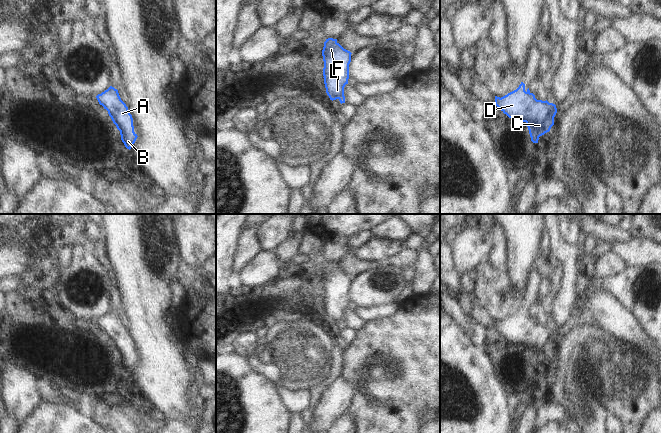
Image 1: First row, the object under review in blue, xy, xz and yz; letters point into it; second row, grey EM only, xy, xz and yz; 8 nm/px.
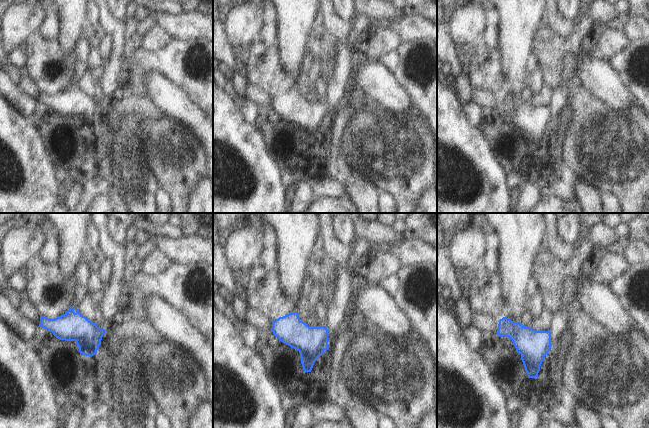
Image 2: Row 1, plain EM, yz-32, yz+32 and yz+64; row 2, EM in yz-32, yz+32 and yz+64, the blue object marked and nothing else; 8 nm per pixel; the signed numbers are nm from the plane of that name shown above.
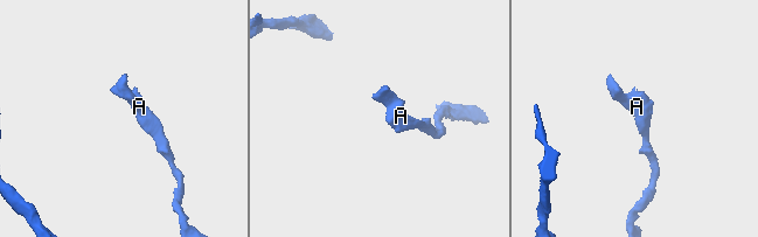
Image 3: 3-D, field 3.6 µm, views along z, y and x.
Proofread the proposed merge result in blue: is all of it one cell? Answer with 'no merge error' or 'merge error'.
no merge error

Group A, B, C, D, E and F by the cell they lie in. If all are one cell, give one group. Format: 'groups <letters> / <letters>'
groups A B C D E F

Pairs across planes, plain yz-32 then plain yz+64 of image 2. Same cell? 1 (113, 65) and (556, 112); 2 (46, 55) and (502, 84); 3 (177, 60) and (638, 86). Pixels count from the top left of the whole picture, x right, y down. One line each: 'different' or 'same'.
1: same
2: same
3: same

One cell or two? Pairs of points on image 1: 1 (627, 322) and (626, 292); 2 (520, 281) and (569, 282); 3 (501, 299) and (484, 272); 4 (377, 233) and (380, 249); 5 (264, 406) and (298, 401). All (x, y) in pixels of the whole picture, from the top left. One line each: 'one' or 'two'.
1: two
2: two
3: one
4: two
5: two

